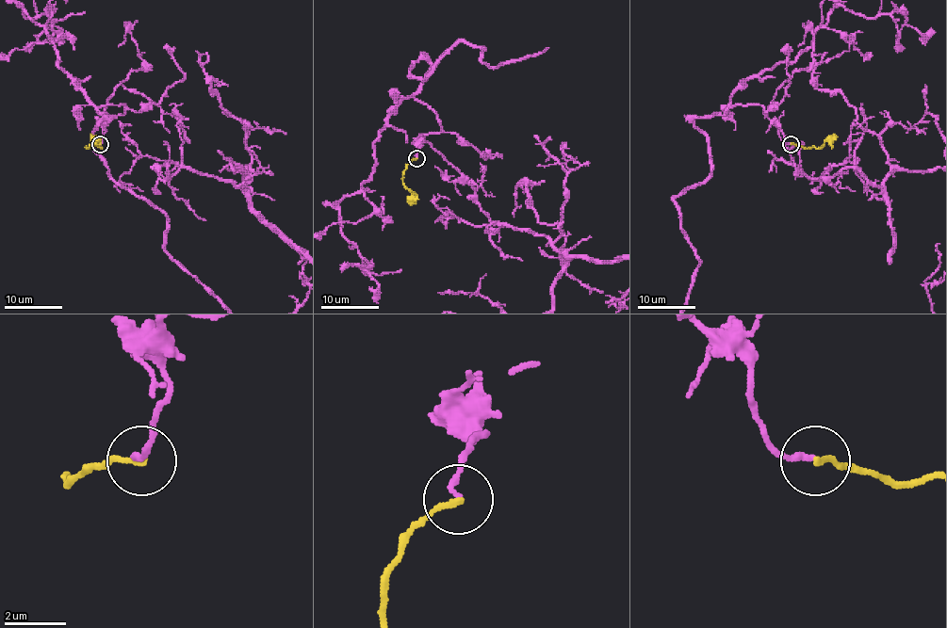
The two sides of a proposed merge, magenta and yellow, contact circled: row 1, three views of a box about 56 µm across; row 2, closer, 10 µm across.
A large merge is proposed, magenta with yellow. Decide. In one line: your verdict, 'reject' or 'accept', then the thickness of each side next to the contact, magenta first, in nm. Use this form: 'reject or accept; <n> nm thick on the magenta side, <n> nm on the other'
accept; 190 nm thick on the magenta side, 190 nm on the other

